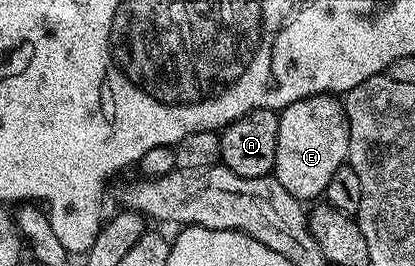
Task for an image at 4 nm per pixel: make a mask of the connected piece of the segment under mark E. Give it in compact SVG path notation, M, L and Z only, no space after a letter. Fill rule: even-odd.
M313 95L282 108L278 116L276 161L274 178L303 201L325 196L332 173L347 162L349 121L346 119L343 100L332 95Z

